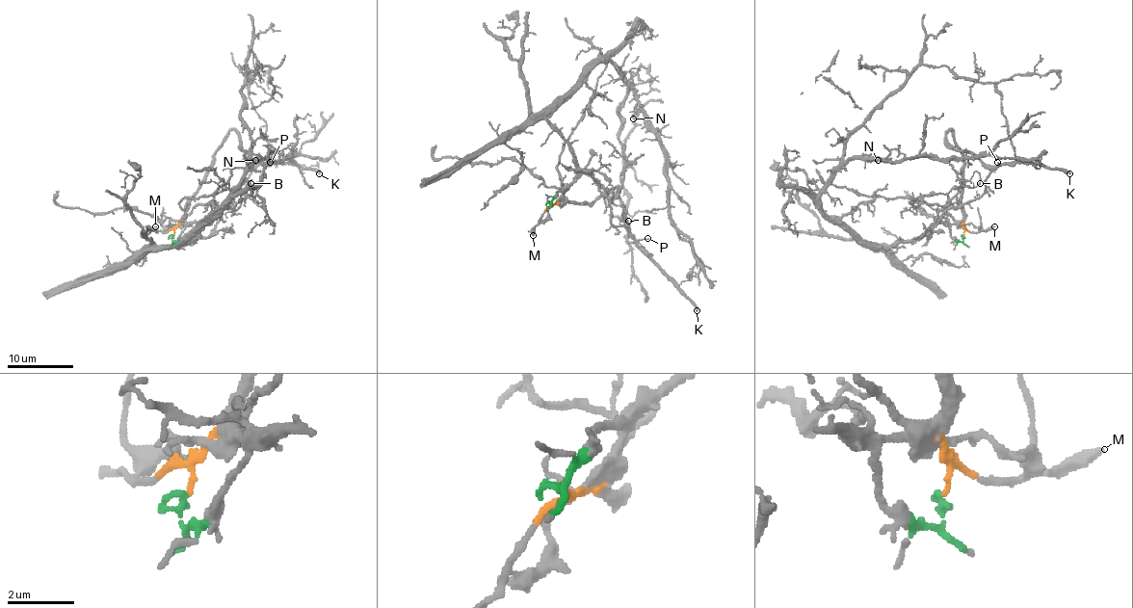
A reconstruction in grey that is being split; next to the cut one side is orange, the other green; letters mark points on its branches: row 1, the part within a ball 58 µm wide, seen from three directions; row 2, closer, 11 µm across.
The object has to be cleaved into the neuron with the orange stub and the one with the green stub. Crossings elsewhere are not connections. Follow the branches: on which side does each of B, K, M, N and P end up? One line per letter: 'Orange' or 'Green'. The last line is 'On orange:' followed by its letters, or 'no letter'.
B: Green
K: Orange
M: Orange
N: Green
P: Orange
On orange: K, M, P

